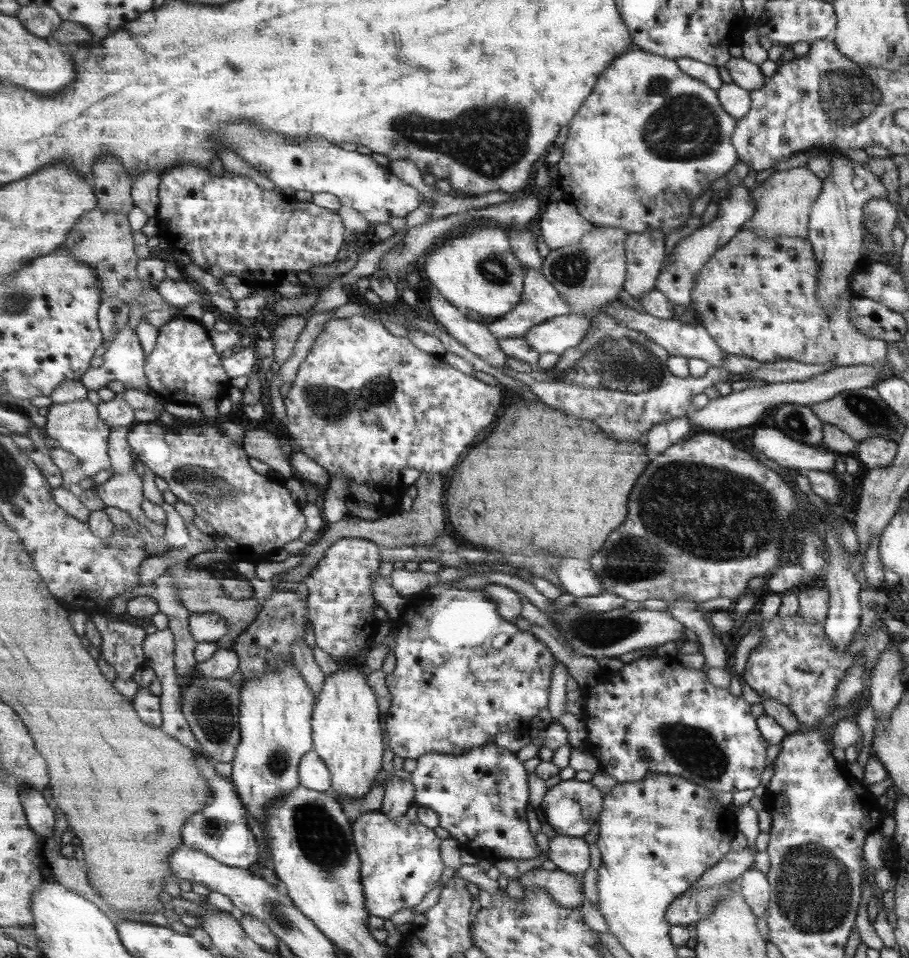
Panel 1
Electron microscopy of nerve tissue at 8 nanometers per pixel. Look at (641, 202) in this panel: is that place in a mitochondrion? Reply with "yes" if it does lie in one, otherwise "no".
no

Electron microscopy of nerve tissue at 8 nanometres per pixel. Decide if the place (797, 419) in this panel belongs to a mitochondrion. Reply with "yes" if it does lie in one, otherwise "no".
yes

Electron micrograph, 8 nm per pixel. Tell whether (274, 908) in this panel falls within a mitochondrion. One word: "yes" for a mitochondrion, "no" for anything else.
yes

